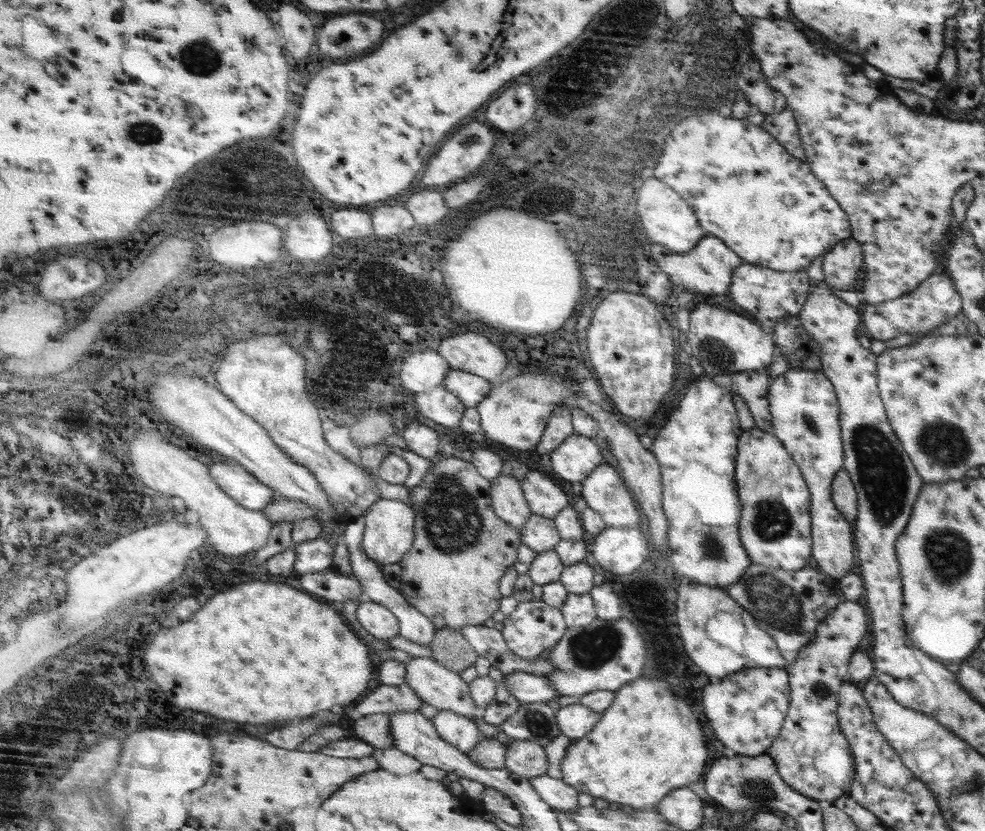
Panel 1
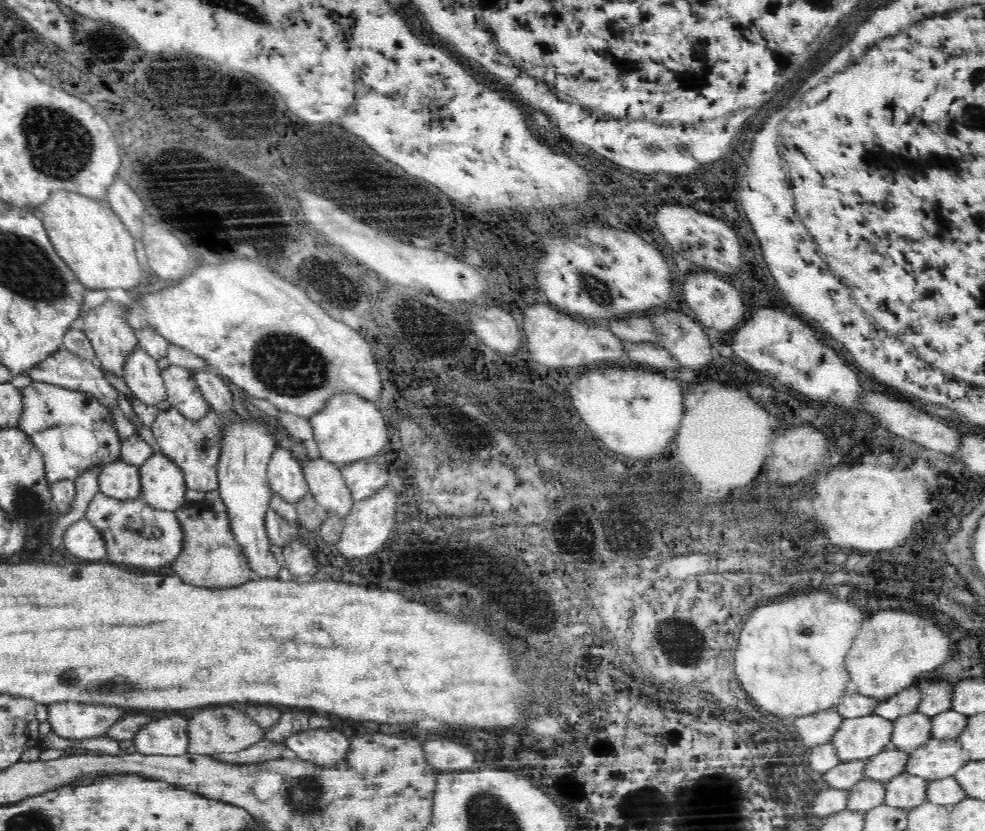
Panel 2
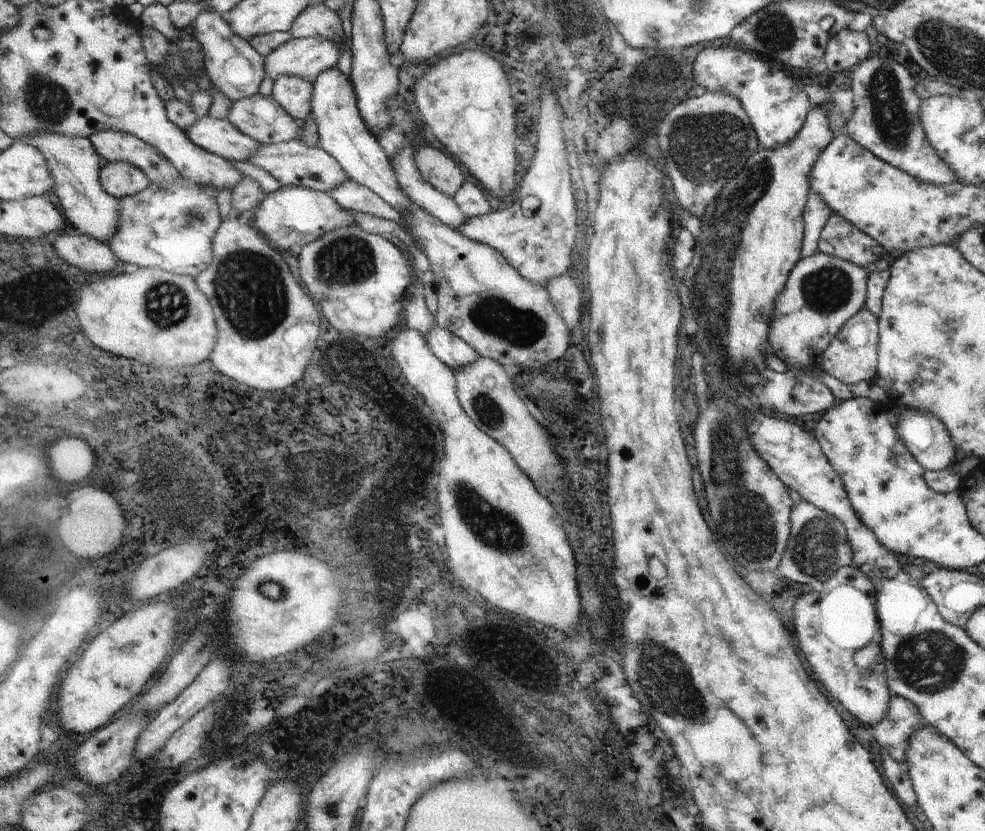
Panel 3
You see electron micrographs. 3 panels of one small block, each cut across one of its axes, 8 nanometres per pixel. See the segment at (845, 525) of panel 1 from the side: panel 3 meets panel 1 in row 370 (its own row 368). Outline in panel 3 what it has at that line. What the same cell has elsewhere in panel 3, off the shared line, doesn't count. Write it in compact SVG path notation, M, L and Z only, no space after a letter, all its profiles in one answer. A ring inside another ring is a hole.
M813 254L811 258L803 258L799 260L793 270L789 272L783 290L777 294L775 306L773 306L773 316L769 320L769 346L771 346L771 356L777 356L785 366L787 372L803 372L809 376L815 376L817 380L821 380L817 374L811 374L811 368L821 370L819 366L819 358L823 356L823 352L827 350L827 346L831 344L831 340L837 336L837 332L843 328L843 324L855 316L863 306L865 306L865 298L867 298L867 272L865 268L859 268L851 262L827 256L827 254Z

